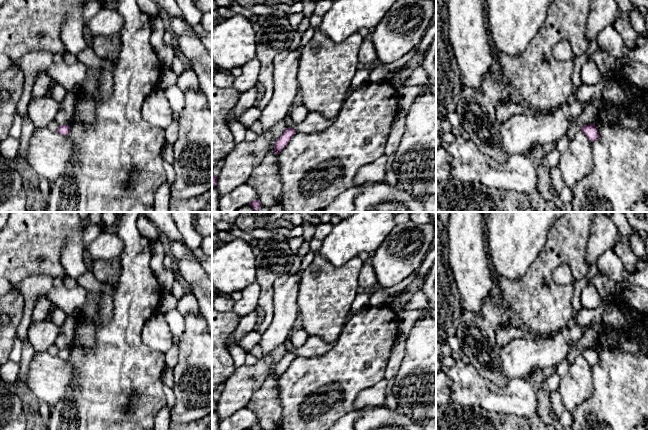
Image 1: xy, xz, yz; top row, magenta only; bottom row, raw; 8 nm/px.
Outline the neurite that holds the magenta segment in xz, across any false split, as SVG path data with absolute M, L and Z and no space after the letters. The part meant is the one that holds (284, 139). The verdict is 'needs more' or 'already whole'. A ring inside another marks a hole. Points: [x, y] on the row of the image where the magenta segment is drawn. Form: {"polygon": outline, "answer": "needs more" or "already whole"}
{"polygon": "M286 128L286 130L277 139L274 145L274 153L278 155L290 142L291 138L296 134L293 128Z", "answer": "already whole"}

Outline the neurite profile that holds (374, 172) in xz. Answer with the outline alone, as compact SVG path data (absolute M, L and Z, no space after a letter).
M384 154L373 163L361 168L354 178L353 186L363 185L367 182L384 181L387 159L388 157Z

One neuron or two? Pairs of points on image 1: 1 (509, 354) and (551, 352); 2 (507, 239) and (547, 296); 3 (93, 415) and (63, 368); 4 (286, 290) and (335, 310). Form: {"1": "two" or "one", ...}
{"1": "one", "2": "two", "3": "two", "4": "two"}

